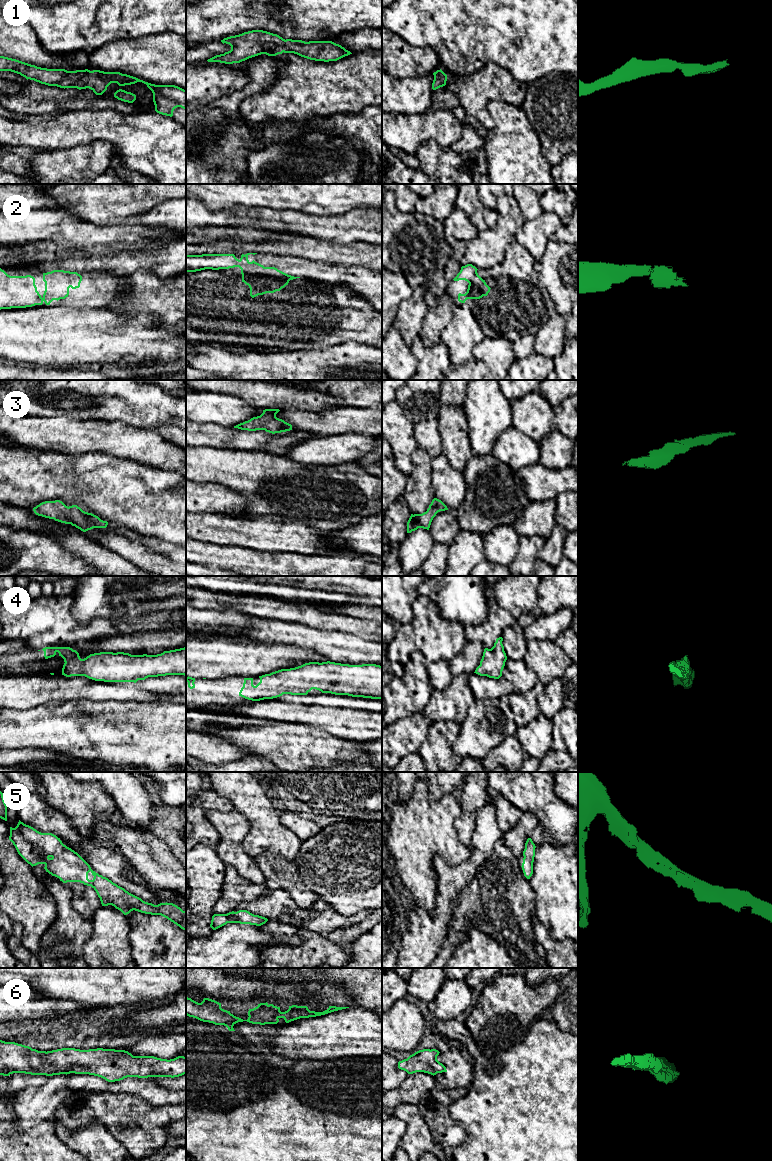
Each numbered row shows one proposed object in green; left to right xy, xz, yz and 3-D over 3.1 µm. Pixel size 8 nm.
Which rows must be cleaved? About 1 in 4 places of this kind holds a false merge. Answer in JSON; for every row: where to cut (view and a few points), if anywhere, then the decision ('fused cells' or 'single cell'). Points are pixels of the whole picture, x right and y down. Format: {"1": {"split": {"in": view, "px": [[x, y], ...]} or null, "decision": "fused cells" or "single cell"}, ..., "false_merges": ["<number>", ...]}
{"1": {"split": null, "decision": "single cell"}, "2": {"split": null, "decision": "single cell"}, "3": {"split": null, "decision": "single cell"}, "4": {"split": null, "decision": "single cell"}, "5": {"split": null, "decision": "single cell"}, "6": {"split": null, "decision": "single cell"}, "false_merges": []}

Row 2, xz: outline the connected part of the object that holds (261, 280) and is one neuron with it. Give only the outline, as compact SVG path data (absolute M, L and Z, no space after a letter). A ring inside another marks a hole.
M257 253L242 254L240 259L237 259L234 254L186 255L186 272L239 267L242 282L249 286L252 298L280 291L290 280L300 278L288 275L275 267L264 267L254 260L250 262L248 260L250 254Z

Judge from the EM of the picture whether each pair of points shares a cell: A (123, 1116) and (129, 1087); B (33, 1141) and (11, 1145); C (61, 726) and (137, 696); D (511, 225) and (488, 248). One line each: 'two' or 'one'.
A: two
B: one
C: two
D: one

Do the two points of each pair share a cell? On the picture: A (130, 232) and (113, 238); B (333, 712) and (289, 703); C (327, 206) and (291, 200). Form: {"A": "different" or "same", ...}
{"A": "same", "B": "same", "C": "same"}

